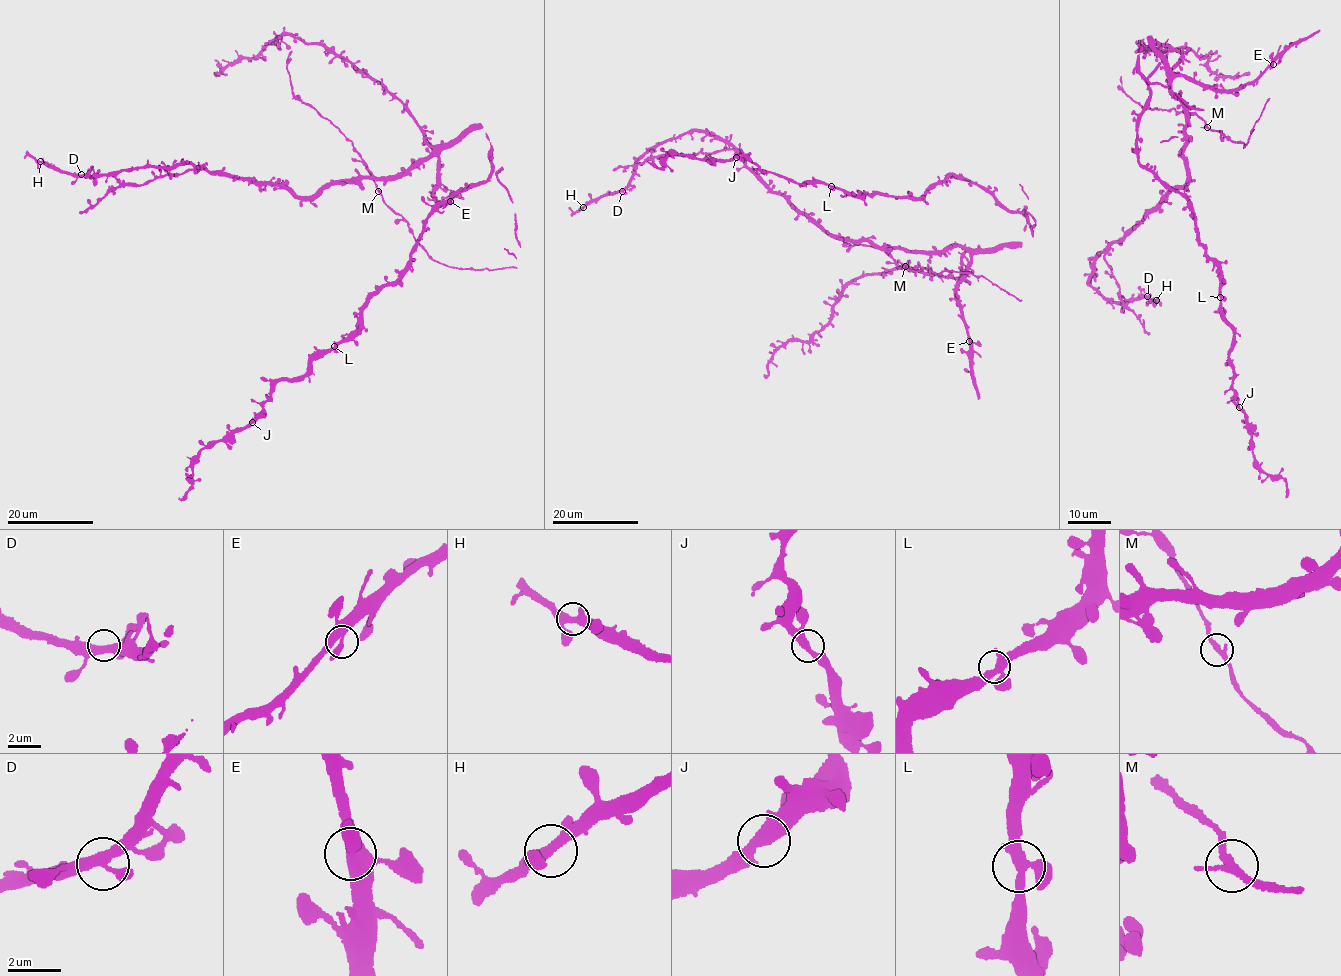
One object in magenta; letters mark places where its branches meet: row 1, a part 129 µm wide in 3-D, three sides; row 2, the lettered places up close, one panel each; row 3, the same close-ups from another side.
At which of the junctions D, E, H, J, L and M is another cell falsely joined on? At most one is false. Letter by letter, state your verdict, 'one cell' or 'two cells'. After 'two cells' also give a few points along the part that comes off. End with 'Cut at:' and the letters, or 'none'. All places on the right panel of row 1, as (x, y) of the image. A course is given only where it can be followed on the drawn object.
D: one cell
E: one cell
H: one cell
J: one cell
L: one cell
M: one cell
Cut at: none

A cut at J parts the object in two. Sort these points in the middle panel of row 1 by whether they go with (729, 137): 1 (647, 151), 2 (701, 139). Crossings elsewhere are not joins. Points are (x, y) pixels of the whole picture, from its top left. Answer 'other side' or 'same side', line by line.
1: same side
2: same side

